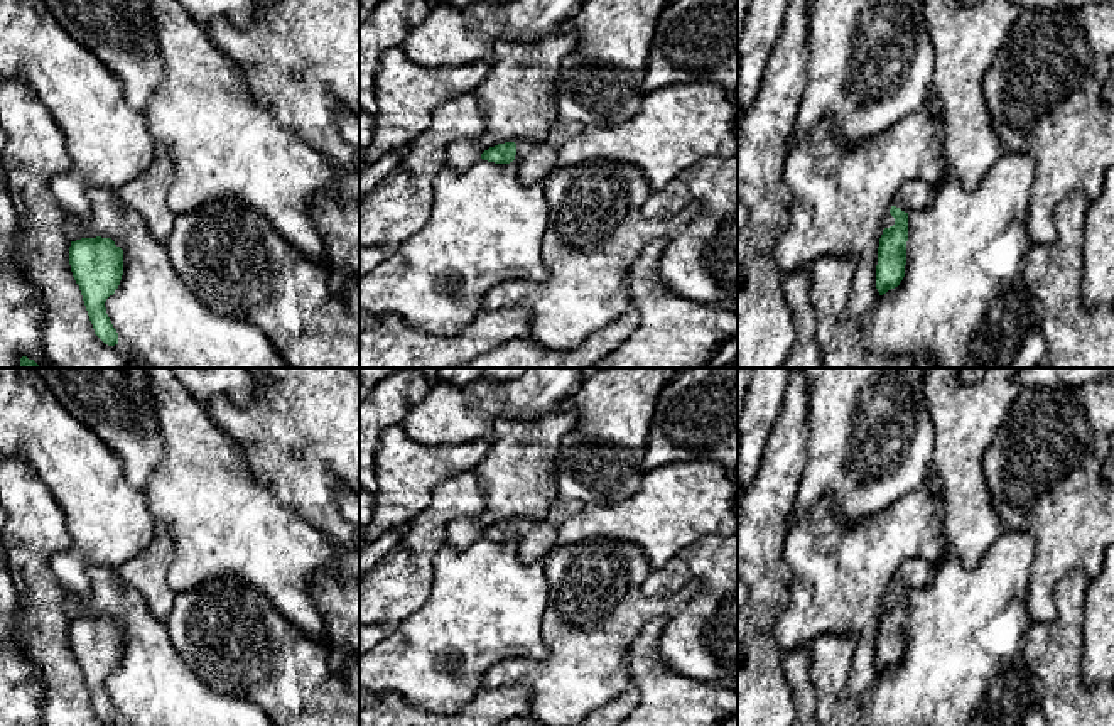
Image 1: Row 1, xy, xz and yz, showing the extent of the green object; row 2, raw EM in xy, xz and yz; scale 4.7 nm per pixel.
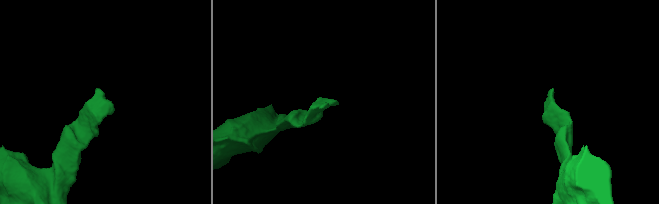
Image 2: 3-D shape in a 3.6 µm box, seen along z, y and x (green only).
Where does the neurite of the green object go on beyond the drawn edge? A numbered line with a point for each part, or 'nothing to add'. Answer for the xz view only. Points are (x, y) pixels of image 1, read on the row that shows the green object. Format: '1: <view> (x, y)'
1: xz (534, 161)

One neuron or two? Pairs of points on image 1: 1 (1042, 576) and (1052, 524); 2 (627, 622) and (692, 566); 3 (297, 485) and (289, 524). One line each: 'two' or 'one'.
1: one
2: two
3: two

